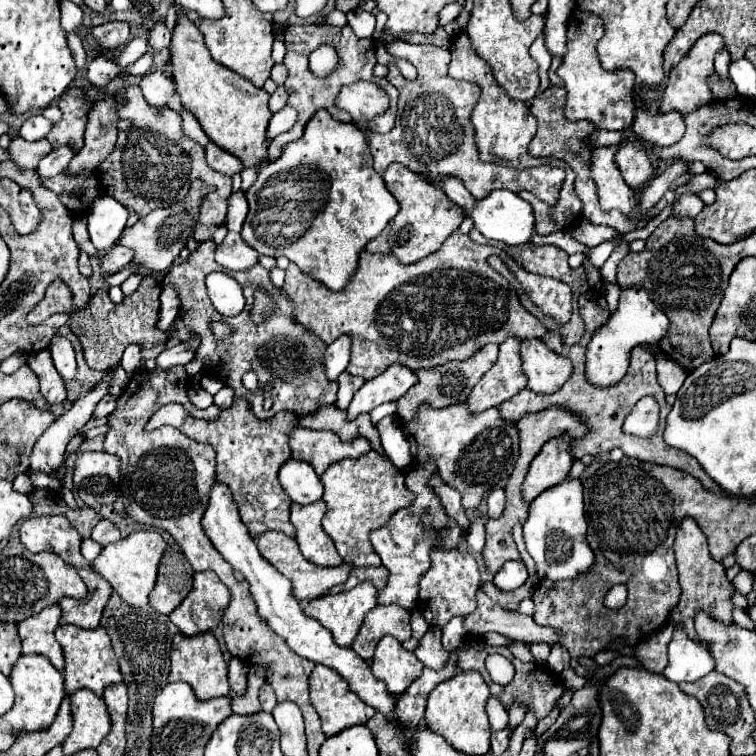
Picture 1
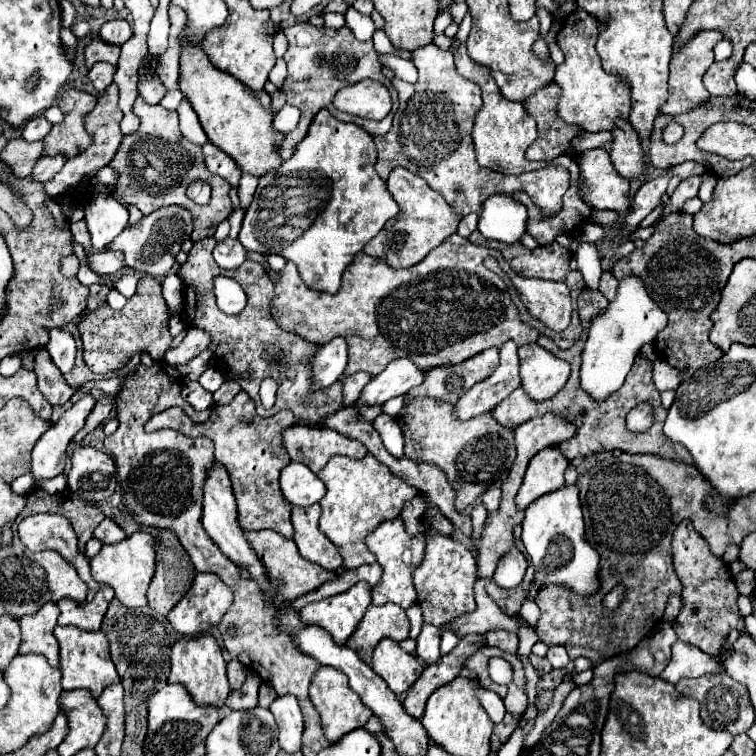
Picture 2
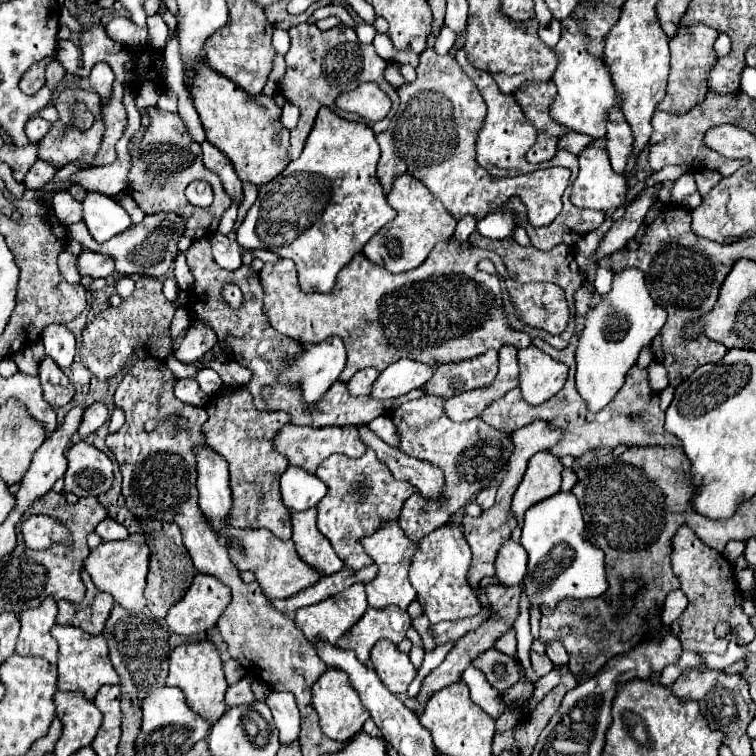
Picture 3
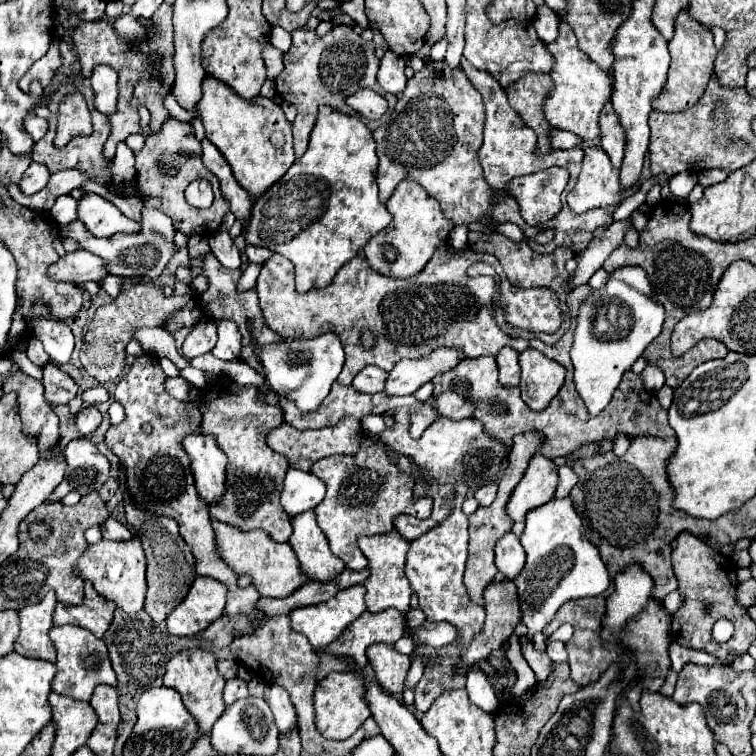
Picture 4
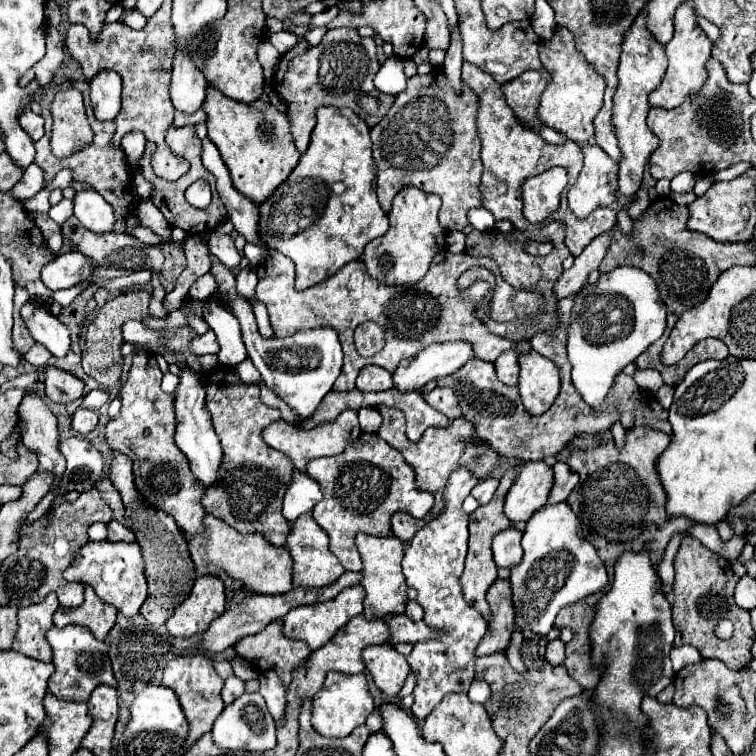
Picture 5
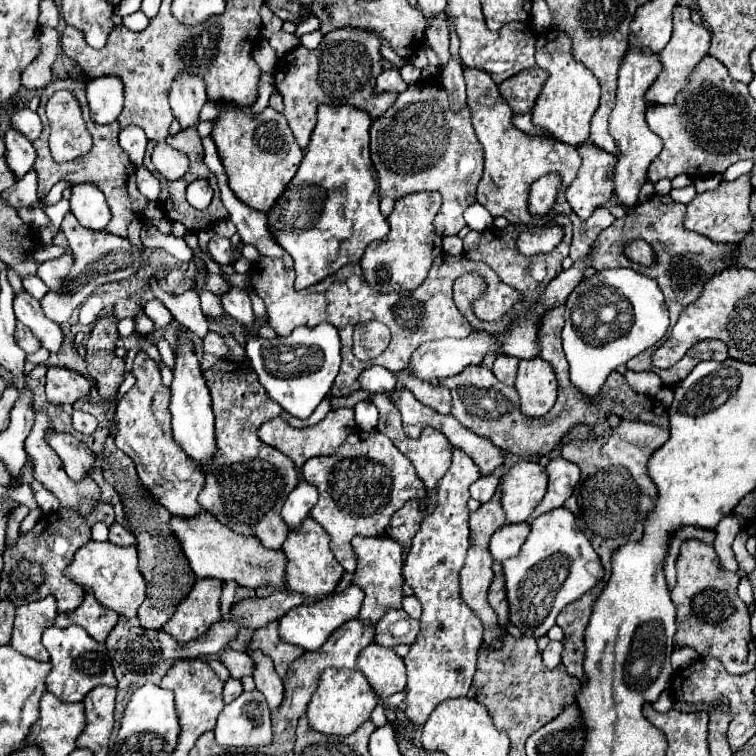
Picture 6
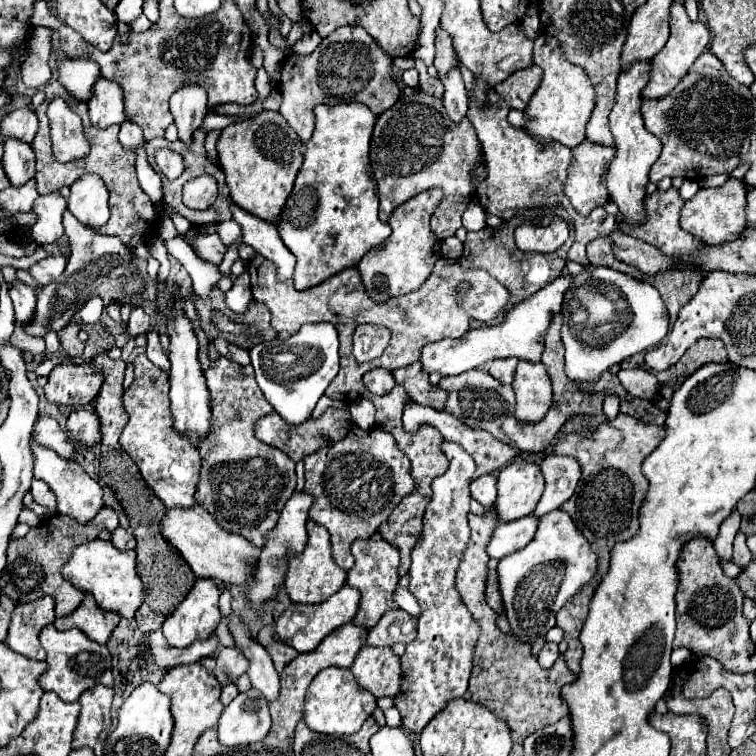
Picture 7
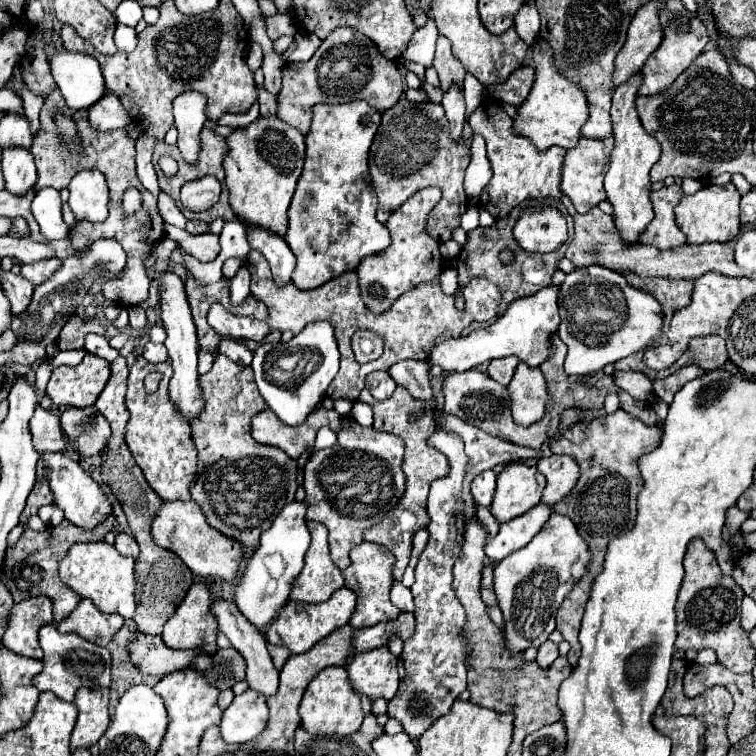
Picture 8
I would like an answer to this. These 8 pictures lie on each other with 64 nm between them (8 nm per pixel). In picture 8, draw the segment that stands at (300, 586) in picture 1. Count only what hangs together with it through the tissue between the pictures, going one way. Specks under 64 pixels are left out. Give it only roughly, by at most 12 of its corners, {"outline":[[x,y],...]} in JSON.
{"outline":[[194,500],[164,502],[152,538],[196,576],[236,580],[246,548]]}

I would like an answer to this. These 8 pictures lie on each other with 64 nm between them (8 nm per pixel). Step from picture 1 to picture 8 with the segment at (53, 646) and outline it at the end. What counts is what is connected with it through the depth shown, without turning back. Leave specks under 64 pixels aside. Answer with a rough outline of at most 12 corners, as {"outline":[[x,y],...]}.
{"outline":[[48,596],[18,602],[2,644],[42,658],[38,630],[52,622]]}

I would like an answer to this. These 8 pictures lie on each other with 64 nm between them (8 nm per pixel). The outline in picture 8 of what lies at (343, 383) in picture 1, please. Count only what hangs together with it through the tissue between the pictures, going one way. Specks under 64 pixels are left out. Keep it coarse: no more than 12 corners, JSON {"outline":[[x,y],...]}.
{"outline":[[388,372],[366,376],[366,388],[376,400],[386,400],[396,390]]}

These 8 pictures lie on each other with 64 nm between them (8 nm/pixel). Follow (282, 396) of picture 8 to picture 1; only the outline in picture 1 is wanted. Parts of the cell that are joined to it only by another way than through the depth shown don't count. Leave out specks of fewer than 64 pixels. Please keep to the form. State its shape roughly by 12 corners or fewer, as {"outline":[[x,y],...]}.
{"outline":[[342,334],[324,354],[328,380],[348,368],[352,336]]}

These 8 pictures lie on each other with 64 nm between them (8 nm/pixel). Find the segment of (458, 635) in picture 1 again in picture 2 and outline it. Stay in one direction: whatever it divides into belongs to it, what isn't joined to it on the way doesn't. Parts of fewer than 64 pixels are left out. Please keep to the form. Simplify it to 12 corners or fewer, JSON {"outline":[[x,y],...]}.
{"outline":[[454,628],[442,632],[442,656],[454,650],[460,638]]}

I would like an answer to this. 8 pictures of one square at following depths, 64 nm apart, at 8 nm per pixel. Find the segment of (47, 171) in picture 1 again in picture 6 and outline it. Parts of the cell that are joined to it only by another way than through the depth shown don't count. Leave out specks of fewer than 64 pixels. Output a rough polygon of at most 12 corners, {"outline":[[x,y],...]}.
{"outline":[[32,168],[20,178],[4,200],[14,208],[30,208],[38,202],[38,174]]}

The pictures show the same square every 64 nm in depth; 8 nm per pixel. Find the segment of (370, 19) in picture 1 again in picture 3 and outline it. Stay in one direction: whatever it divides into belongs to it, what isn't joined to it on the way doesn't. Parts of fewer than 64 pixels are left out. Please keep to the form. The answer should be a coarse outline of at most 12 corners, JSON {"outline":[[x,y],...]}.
{"outline":[[356,22],[360,42],[372,42],[376,30],[368,22]]}

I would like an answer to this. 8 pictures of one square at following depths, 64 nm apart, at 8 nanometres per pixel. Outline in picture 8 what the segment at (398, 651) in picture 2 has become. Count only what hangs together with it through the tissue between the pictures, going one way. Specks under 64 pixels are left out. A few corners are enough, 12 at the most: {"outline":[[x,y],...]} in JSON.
{"outline":[[388,646],[360,652],[346,670],[354,690],[392,700],[398,658]]}

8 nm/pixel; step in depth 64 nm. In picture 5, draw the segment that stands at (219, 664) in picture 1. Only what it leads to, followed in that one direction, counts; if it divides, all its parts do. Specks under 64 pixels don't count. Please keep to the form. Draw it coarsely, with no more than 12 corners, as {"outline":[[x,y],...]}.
{"outline":[[204,654],[166,664],[162,686],[178,692],[188,746],[224,710],[224,680]]}

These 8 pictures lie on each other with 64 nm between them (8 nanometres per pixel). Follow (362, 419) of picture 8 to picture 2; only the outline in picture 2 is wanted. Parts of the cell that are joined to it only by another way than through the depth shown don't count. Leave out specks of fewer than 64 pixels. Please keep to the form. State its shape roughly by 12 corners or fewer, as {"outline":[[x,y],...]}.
{"outline":[[396,418],[374,420],[386,450],[404,458],[404,436]]}

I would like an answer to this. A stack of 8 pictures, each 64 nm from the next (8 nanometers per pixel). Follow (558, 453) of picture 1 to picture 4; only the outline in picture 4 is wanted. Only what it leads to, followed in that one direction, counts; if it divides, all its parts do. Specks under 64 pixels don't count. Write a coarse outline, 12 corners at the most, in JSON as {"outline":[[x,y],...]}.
{"outline":[[532,456],[506,506],[514,522],[552,500],[558,466]]}

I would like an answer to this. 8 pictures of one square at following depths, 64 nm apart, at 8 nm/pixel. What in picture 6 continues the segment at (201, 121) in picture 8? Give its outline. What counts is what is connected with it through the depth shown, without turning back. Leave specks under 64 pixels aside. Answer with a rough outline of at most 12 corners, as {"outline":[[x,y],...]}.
{"outline":[[180,72],[170,108],[182,128],[198,122],[208,102],[204,80]]}

